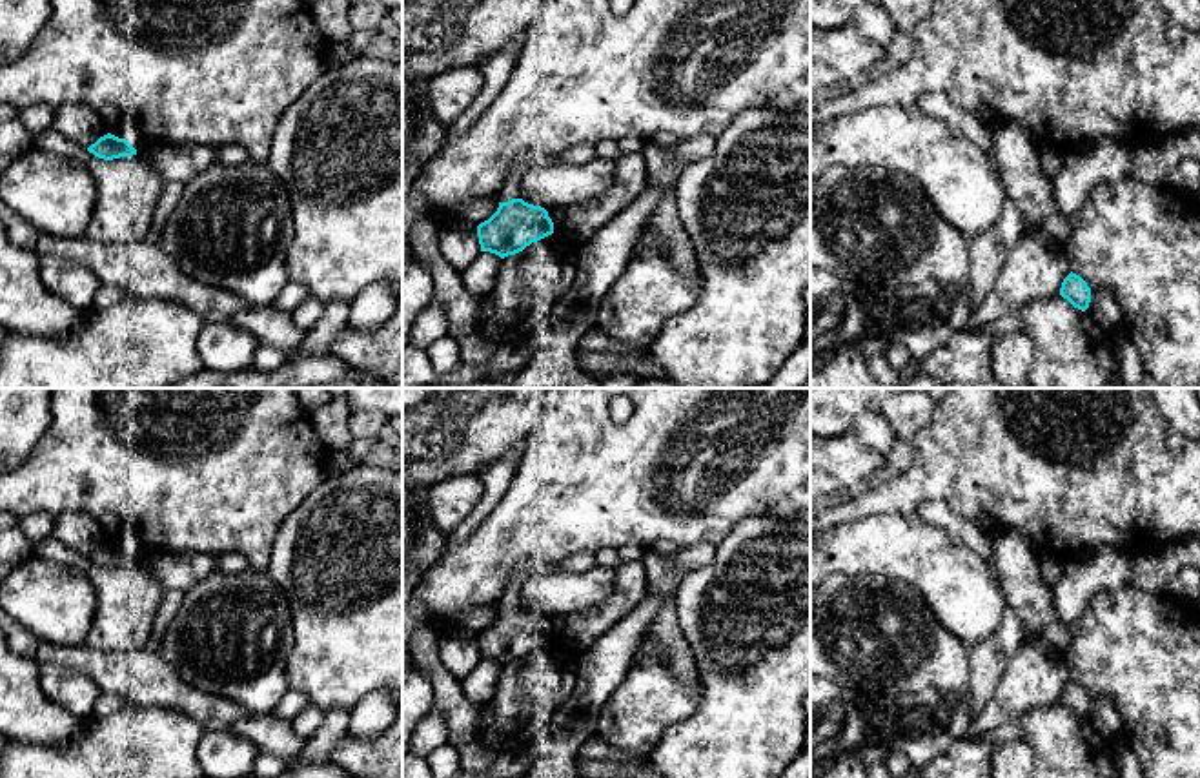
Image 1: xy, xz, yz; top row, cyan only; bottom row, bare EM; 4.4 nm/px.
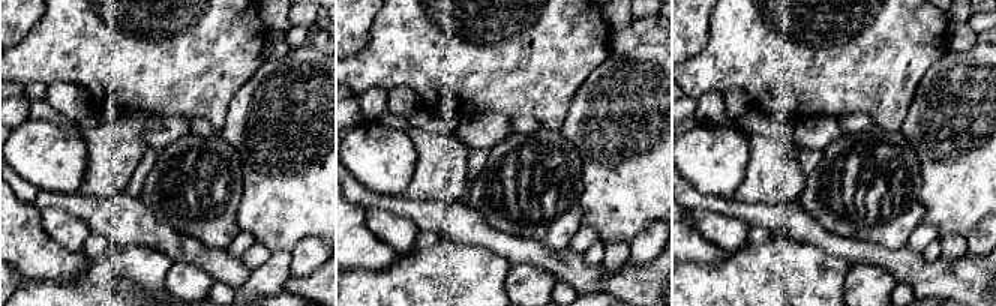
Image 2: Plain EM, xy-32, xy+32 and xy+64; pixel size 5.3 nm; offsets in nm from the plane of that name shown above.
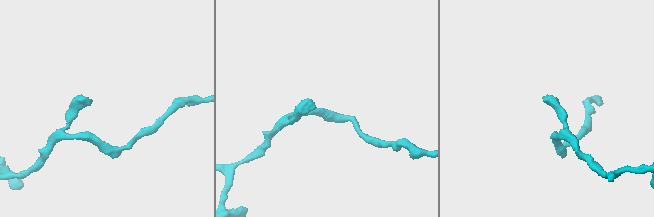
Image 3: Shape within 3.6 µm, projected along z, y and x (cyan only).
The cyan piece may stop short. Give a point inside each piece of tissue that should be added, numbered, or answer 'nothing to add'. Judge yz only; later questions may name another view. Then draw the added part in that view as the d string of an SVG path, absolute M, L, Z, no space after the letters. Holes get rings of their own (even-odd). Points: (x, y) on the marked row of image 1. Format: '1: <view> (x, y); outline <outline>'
nothing to add

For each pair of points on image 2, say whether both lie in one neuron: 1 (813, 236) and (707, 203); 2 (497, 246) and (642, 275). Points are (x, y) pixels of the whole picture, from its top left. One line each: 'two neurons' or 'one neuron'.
1: one neuron
2: one neuron

